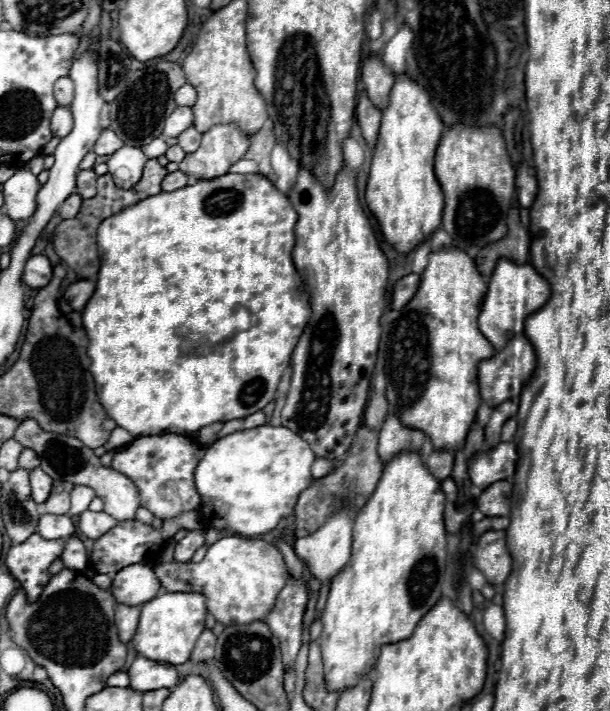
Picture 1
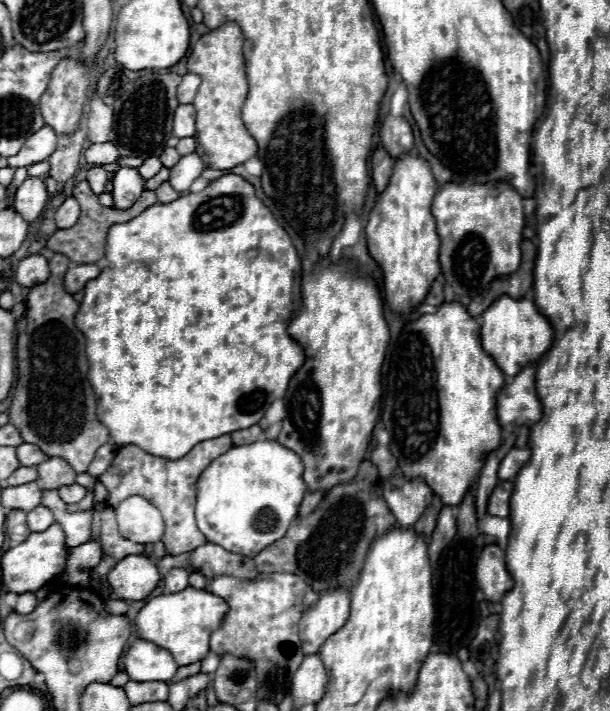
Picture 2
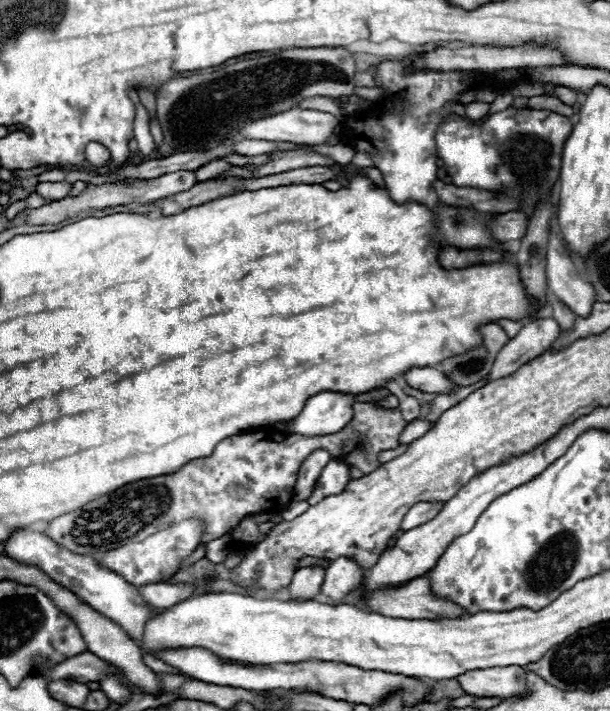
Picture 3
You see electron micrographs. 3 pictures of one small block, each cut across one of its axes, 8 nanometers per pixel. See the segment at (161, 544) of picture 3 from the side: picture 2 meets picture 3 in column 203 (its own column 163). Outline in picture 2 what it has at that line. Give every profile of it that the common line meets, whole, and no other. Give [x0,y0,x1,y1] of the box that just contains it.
[116,496,164,544]

